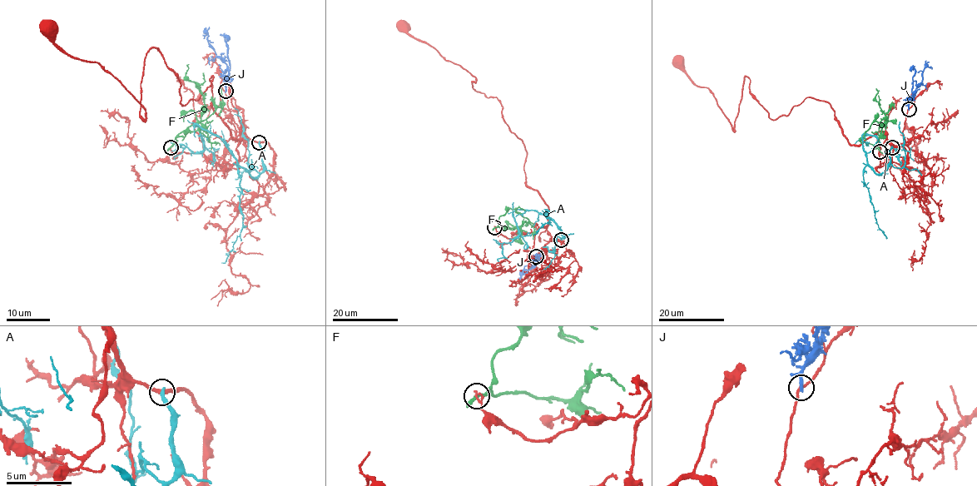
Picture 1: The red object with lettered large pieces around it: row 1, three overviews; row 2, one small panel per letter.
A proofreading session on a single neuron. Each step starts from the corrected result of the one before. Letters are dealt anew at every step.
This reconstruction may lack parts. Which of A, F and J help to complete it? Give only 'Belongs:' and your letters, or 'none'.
Belongs: none

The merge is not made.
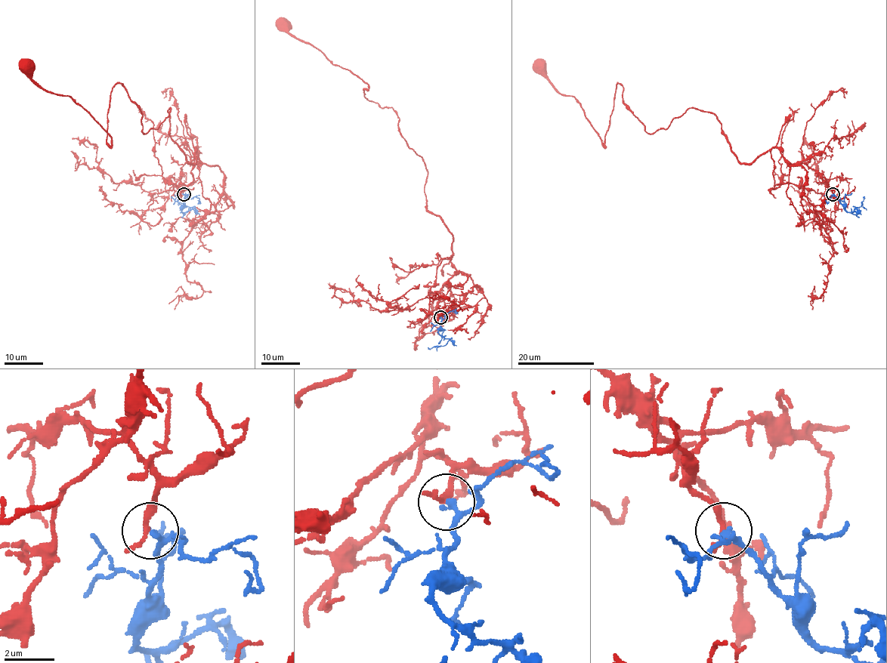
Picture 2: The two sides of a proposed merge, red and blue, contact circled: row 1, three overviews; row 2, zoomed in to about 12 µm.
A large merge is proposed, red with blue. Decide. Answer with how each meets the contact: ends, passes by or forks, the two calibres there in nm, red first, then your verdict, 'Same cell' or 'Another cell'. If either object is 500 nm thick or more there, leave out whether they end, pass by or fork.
At the ring red passes by. At the ring blue passes by. Thickness 170 nm (red) against 190 nm. Same cell

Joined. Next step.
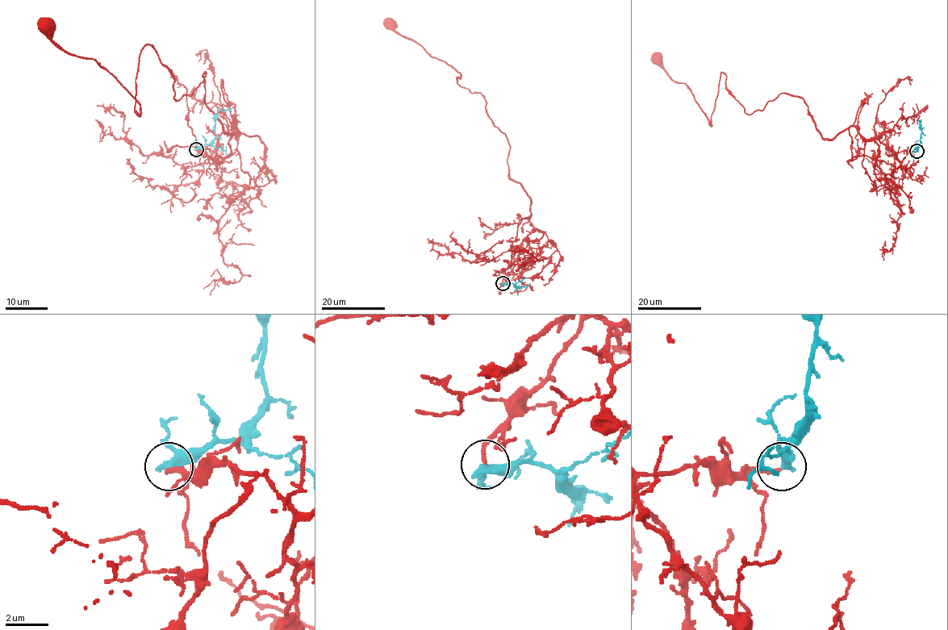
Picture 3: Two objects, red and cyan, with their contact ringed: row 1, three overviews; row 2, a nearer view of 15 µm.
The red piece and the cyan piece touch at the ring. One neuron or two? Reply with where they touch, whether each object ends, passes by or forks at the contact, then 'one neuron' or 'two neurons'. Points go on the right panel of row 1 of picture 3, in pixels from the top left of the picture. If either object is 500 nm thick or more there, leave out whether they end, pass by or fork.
at (916, 151); red ends there; cyan passes by; one neuron

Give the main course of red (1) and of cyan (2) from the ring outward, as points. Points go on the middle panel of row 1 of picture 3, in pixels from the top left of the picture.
1: (503, 282), (533, 227), (531, 198), (509, 175), (507, 135), (480, 93), (461, 86), (460, 73), (391, 22)
2: (503, 282), (511, 282), (518, 287), (530, 284)

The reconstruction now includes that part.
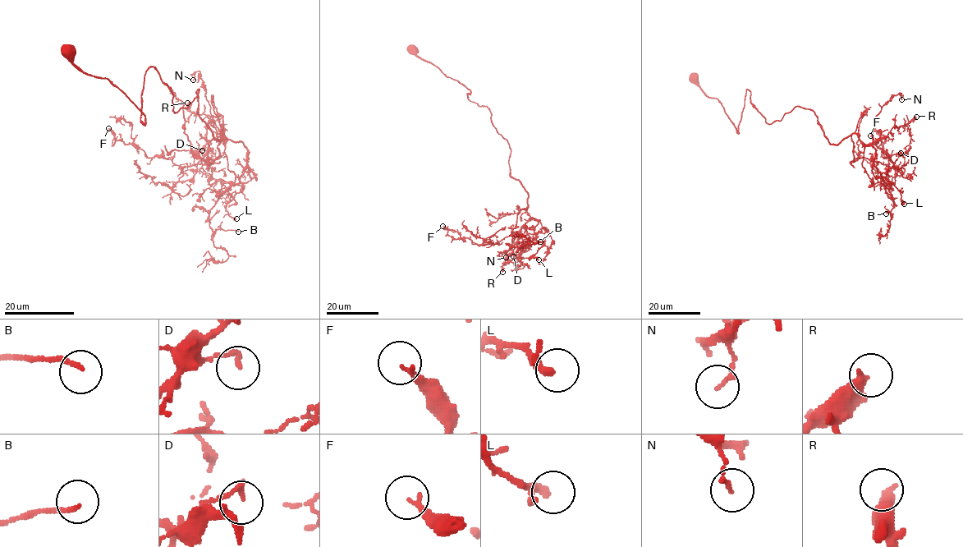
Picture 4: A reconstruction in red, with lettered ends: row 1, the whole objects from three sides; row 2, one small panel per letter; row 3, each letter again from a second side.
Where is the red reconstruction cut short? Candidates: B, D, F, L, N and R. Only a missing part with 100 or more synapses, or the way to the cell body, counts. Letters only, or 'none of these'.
none of these

